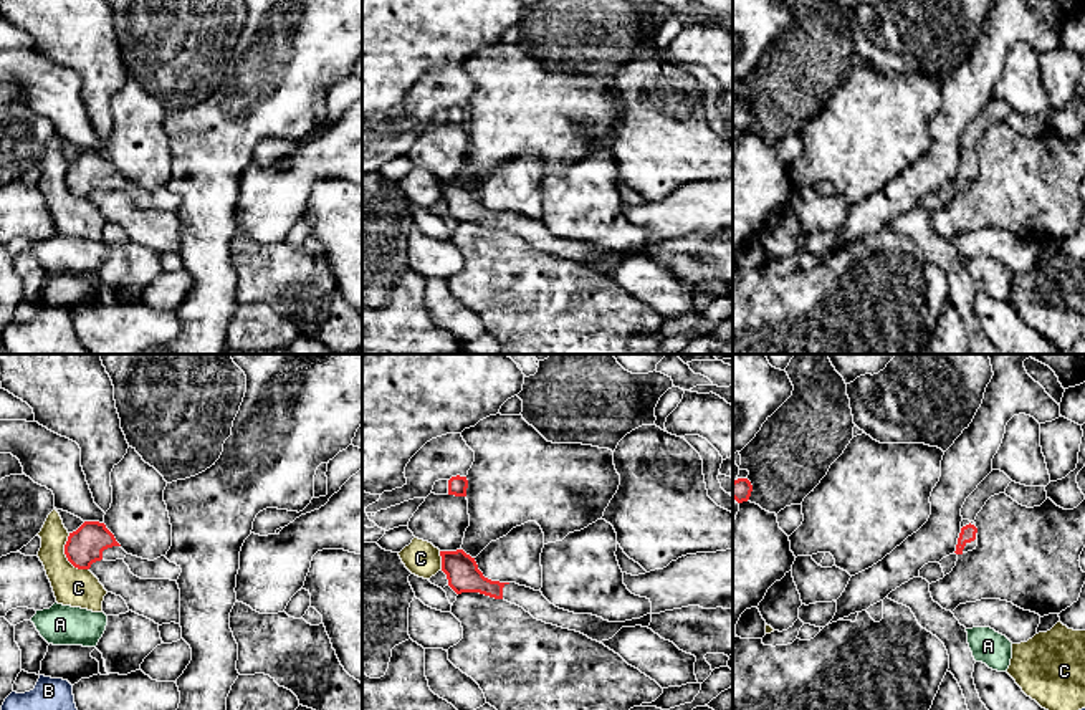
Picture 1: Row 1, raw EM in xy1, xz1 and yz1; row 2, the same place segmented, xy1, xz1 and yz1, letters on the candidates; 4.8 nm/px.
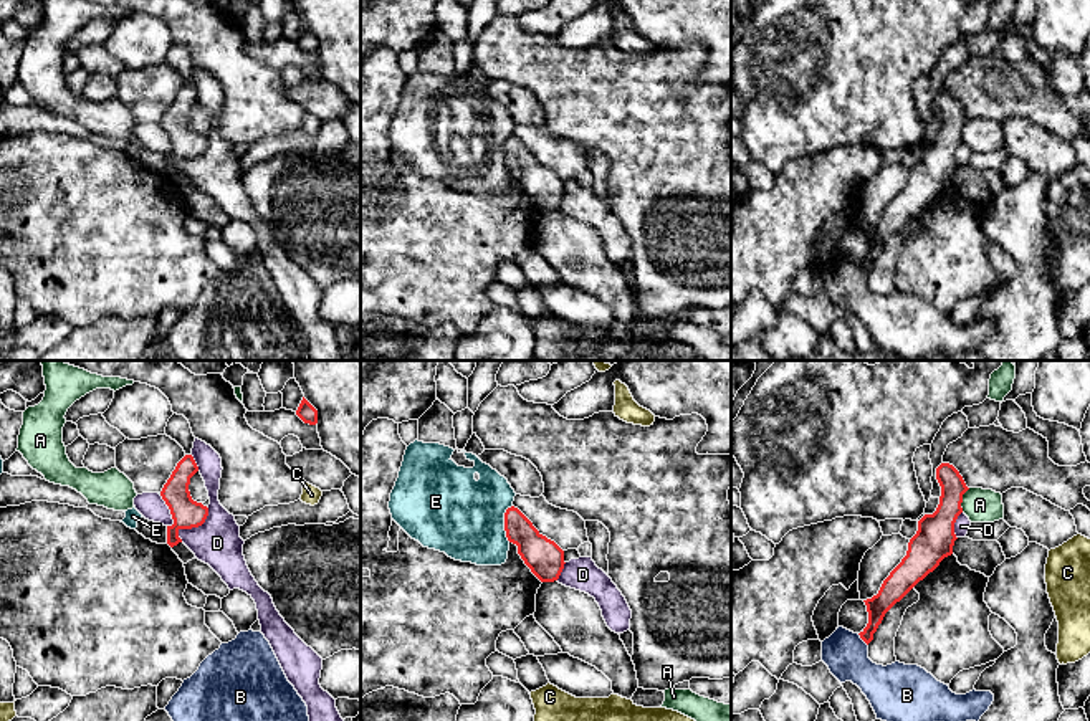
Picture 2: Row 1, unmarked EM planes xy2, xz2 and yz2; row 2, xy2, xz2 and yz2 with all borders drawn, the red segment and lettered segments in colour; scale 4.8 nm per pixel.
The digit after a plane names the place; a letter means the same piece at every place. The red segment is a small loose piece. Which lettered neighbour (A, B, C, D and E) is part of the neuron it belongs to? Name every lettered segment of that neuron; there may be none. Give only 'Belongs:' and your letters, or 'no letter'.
Belongs: no letter

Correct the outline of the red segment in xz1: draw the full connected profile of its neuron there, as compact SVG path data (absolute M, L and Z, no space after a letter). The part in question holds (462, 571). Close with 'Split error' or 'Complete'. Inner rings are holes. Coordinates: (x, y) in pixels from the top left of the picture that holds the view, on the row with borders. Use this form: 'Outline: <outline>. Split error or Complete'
Outline: M463 549L440 551L440 556L442 571L447 574L448 586L456 594L480 592L495 599L504 599L523 607L538 621L581 632L597 642L612 639L622 627L648 627L652 622L652 614L625 622L609 622L592 614L574 614L551 604L541 591L485 578L475 558Z. Split error

